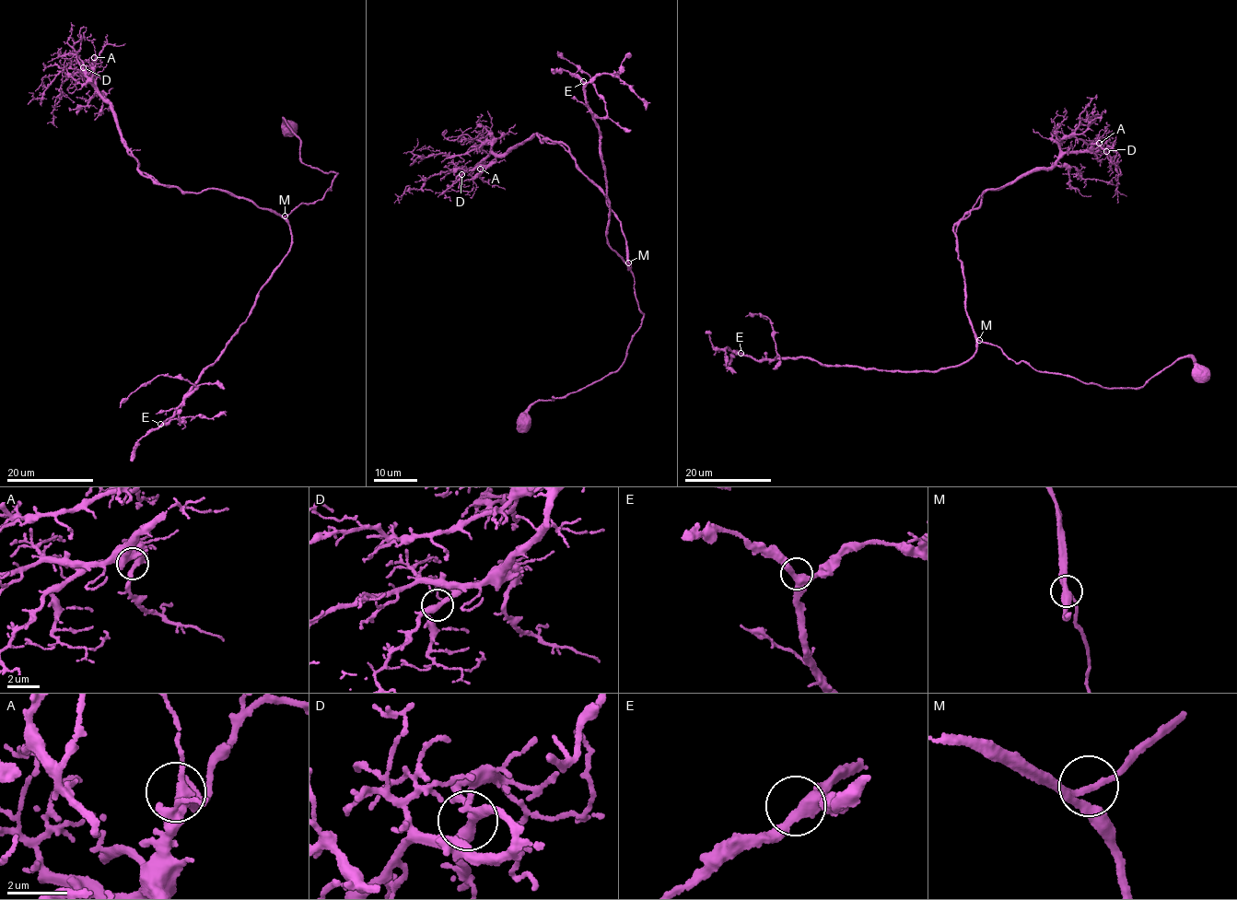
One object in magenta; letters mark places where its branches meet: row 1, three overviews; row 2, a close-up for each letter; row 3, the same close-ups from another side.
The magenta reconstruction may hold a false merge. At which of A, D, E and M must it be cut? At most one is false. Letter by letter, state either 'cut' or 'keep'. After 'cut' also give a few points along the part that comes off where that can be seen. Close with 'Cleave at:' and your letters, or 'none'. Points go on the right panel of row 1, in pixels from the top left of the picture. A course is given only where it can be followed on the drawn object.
A: keep
D: keep
E: keep
M: keep
Cleave at: none

